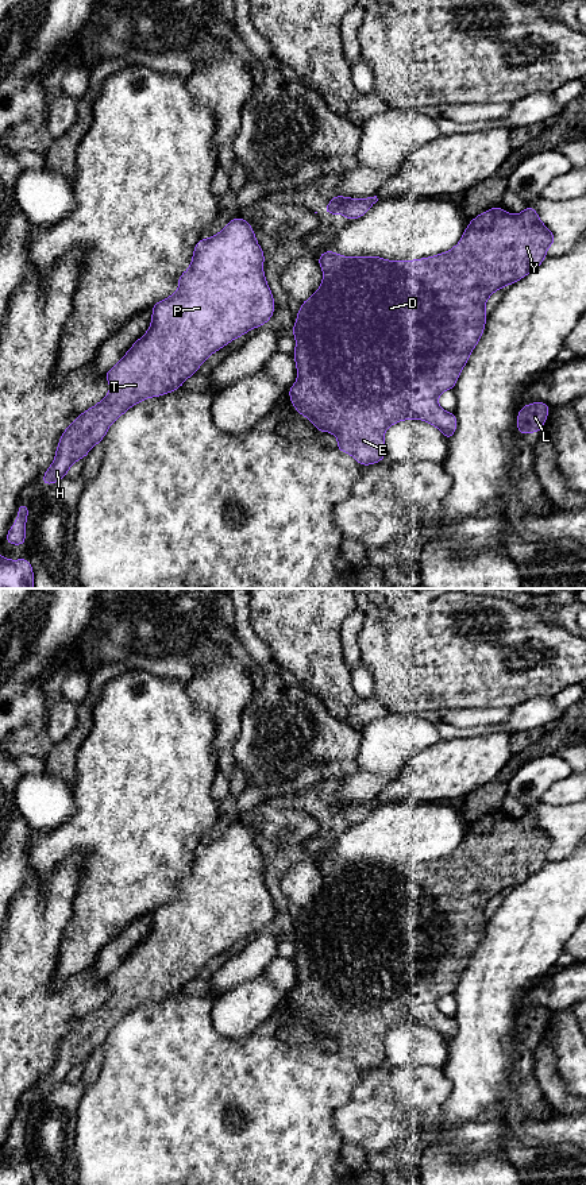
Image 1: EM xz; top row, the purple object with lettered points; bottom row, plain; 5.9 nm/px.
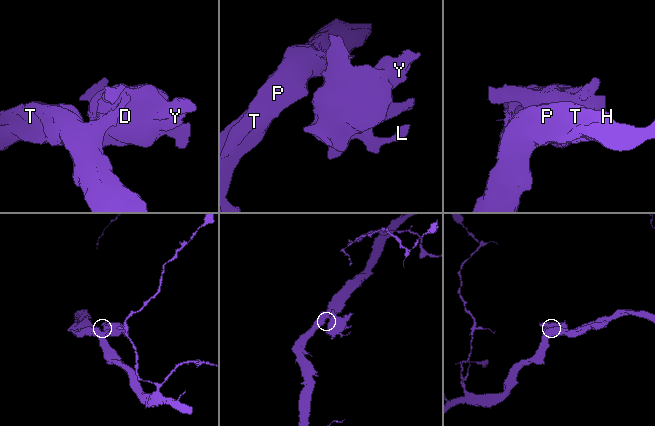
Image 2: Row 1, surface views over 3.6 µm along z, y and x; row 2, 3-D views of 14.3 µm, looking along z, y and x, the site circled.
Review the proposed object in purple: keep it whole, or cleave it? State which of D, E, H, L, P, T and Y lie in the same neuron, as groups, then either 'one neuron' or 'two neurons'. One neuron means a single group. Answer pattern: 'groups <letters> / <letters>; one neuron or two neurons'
groups D E H L P T Y; one neuron

